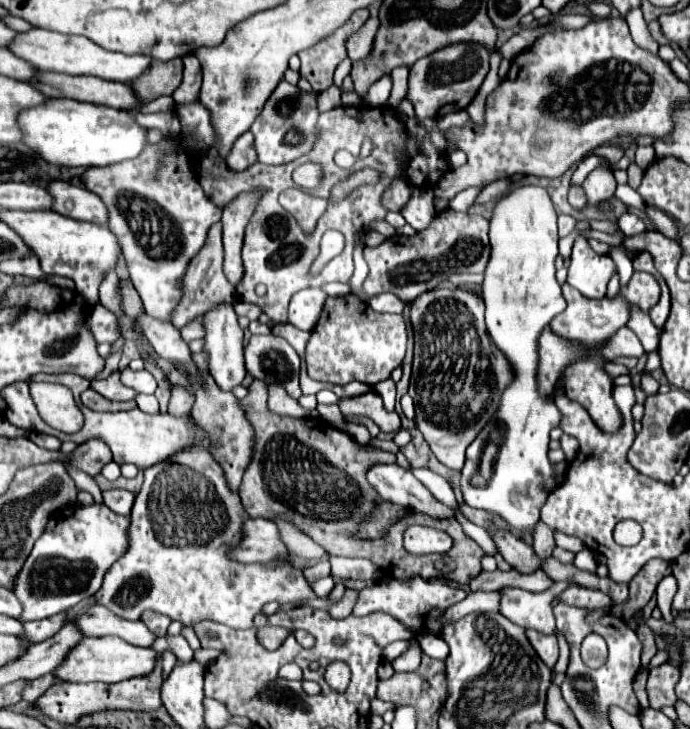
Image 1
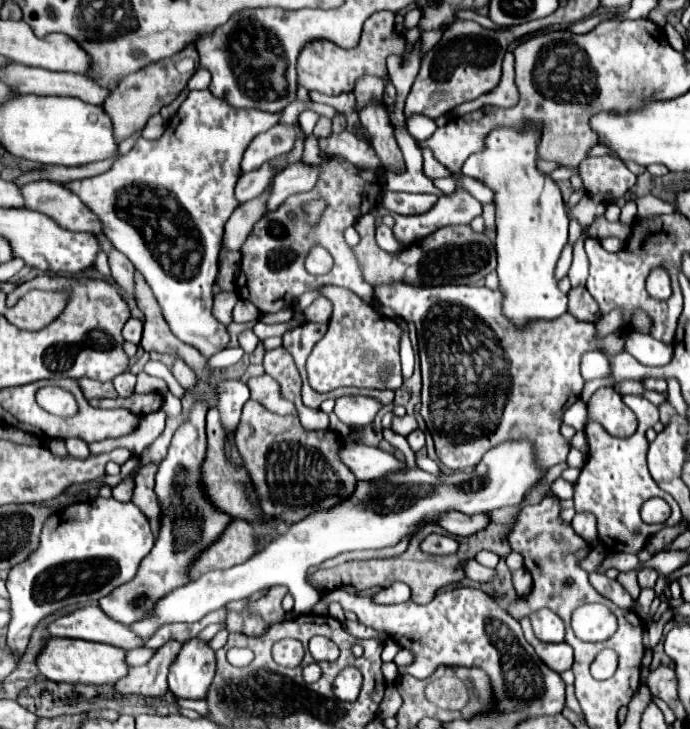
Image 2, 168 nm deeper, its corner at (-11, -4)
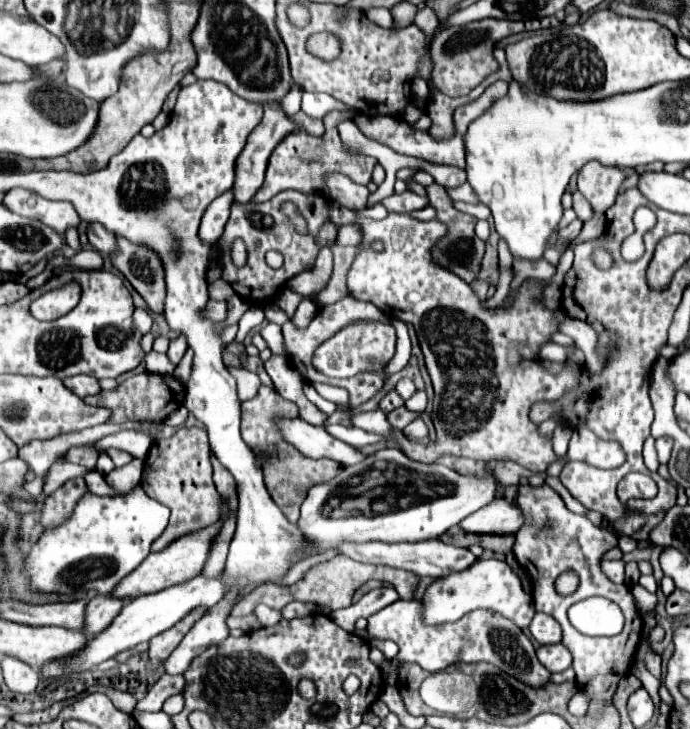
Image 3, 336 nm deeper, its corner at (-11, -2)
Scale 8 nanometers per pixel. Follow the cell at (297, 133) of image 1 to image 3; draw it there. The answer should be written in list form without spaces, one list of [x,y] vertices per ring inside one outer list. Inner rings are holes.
[[[227,190],[211,202],[211,206],[207,208],[207,212],[201,220],[201,228],[199,228],[199,236],[203,242],[213,246],[219,240],[219,236],[223,234],[223,226],[227,224],[227,218],[231,214],[233,200],[235,200],[233,190]]]

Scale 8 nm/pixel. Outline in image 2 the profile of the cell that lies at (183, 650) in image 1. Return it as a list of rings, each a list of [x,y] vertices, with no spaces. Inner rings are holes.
[[[136,648],[127,653],[126,662],[130,667],[146,664],[155,652],[154,649]]]

